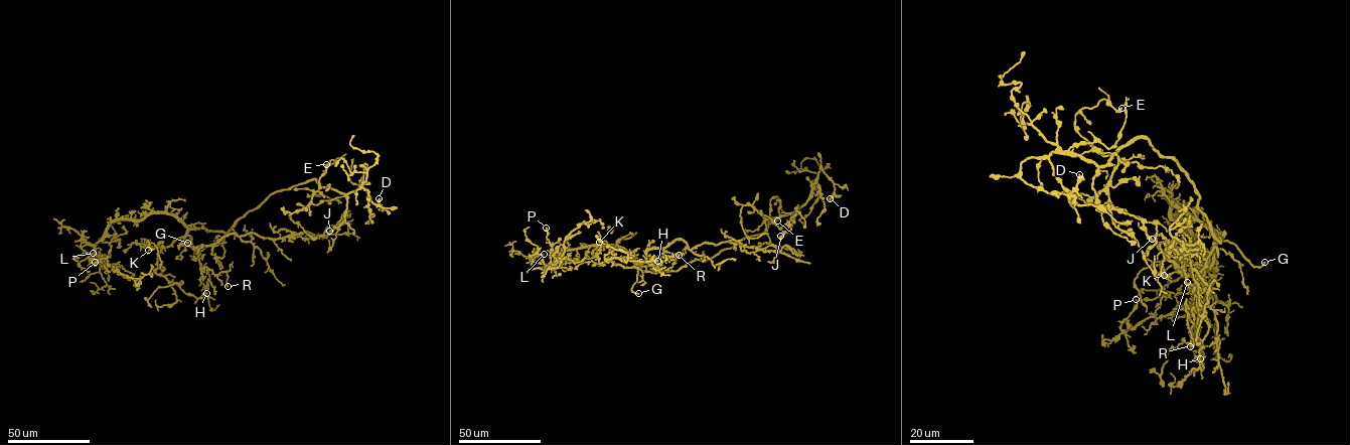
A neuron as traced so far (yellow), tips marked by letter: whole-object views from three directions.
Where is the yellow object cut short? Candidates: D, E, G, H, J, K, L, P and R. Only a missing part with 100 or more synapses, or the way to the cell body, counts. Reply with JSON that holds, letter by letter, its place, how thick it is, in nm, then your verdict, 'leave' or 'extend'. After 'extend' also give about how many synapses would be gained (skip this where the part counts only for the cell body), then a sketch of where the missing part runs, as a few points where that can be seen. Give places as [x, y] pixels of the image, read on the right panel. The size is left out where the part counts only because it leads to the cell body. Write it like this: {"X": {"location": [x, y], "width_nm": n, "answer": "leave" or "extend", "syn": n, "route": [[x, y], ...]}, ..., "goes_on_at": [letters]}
{"D": {"location": [1079, 174], "width_nm": 240, "answer": "leave"}, "E": {"location": [1121, 108], "width_nm": 240, "answer": "leave"}, "G": {"location": [1264, 262], "width_nm": 280, "answer": "extend"}, "H": {"location": [1200, 358], "width_nm": 320, "answer": "leave"}, "J": {"location": [1152, 239], "width_nm": 360, "answer": "leave"}, "K": {"location": [1164, 275], "width_nm": 440, "answer": "leave"}, "L": {"location": [1187, 282], "width_nm": 200, "answer": "leave"}, "P": {"location": [1136, 299], "width_nm": 190, "answer": "leave"}, "R": {"location": [1190, 346], "width_nm": 300, "answer": "leave"}, "goes_on_at": ["G"]}

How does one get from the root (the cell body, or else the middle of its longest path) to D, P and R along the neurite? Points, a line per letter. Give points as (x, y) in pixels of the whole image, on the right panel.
D: (1213, 232), (1192, 181), (1147, 139), (1104, 165), (1054, 152), (1021, 165), (1049, 193), (1069, 193), (1079, 174)
P: (1213, 232), (1219, 241), (1223, 234), (1170, 203), (1170, 215), (1185, 224), (1213, 266), (1214, 282), (1136, 299)
R: (1213, 232), (1219, 241), (1223, 235), (1203, 275), (1207, 303), (1192, 310), (1193, 322), (1187, 318), (1190, 346)

